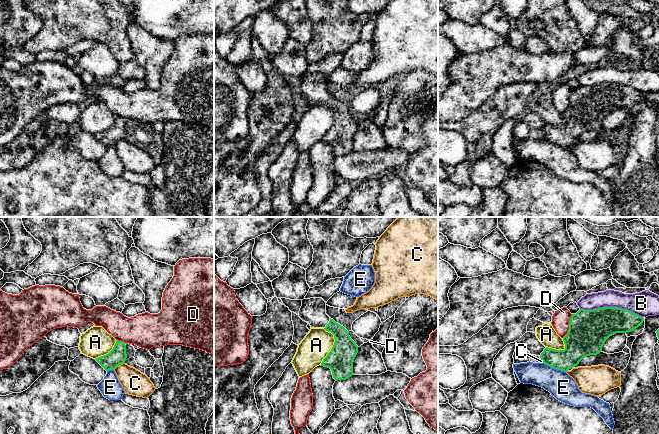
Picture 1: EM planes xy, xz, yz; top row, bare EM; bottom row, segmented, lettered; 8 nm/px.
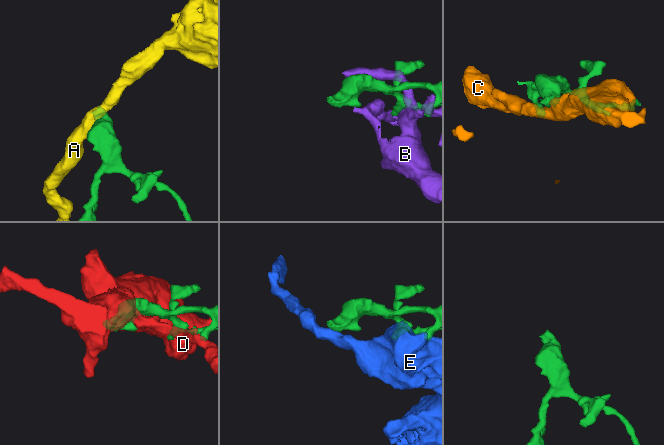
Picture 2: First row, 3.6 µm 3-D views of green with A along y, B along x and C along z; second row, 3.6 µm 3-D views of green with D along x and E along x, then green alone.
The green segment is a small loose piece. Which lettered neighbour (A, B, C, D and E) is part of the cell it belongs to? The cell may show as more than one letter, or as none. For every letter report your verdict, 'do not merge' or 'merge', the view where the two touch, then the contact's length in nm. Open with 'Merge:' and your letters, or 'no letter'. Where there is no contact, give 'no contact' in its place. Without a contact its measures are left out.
Merge: no letter
A: do not merge; contact in xz; length 300 nm
B: do not merge; contact in yz; length 500 nm
C: do not merge; contact in xy; length 110 nm
D: do not merge; contact in yz; length 200 nm
E: do not merge; contact in yz; length 200 nm

